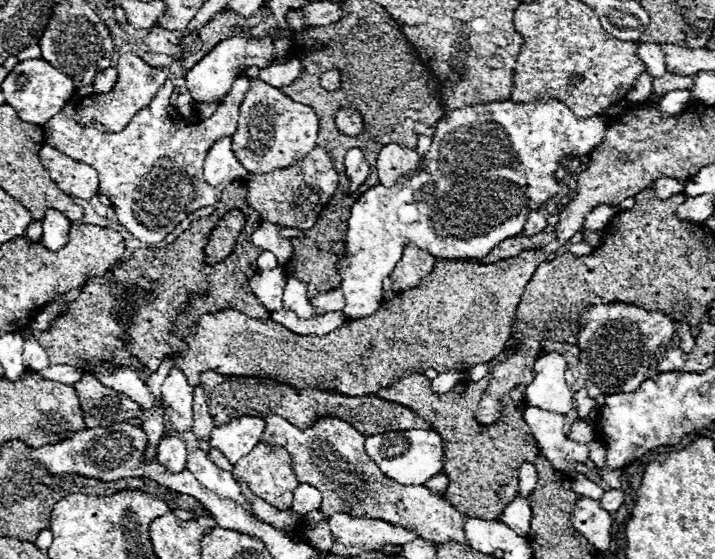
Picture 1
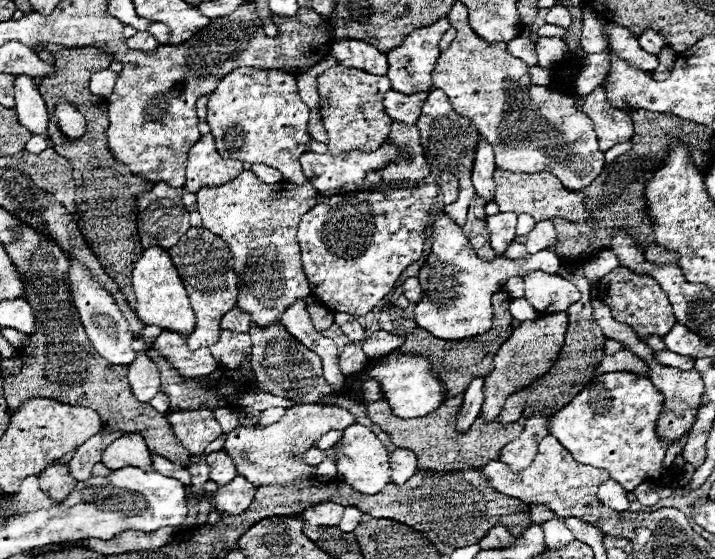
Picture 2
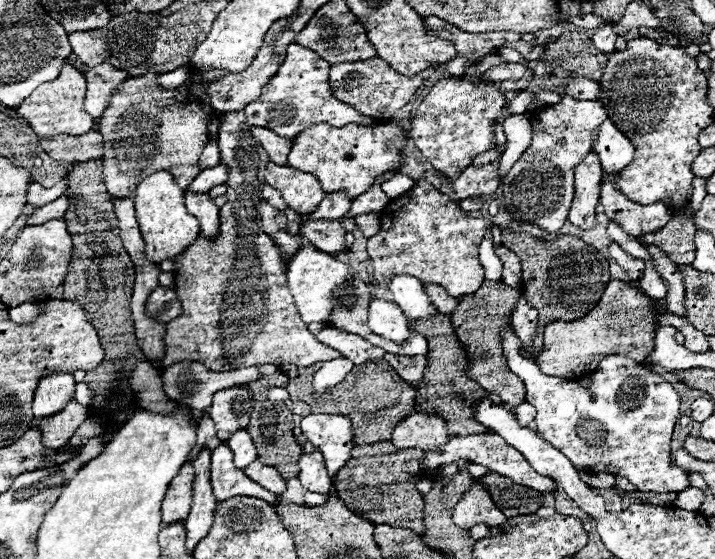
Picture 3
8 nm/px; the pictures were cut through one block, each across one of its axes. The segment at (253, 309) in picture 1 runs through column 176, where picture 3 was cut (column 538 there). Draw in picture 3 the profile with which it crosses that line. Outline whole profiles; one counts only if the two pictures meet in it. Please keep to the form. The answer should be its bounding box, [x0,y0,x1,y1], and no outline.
[502,232,610,358]

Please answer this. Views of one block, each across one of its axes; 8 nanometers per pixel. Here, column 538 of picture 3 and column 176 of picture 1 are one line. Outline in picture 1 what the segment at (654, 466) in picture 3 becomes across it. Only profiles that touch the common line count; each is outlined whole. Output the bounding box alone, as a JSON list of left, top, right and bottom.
[162,368,193,434]

